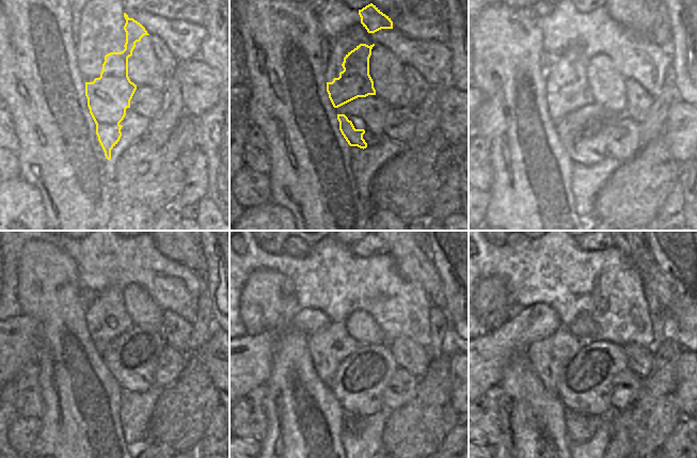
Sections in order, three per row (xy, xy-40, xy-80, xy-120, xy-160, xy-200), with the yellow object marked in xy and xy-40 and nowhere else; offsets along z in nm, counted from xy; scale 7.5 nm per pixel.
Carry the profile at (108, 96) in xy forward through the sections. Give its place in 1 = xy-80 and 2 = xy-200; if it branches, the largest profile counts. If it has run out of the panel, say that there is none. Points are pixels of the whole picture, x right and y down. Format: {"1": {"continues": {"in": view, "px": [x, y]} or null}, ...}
{"1": {"continues": {"in": "xy-80", "px": [593, 81]}}, "2": {"continues": {"in": "xy-200", "px": [550, 358]}}}

